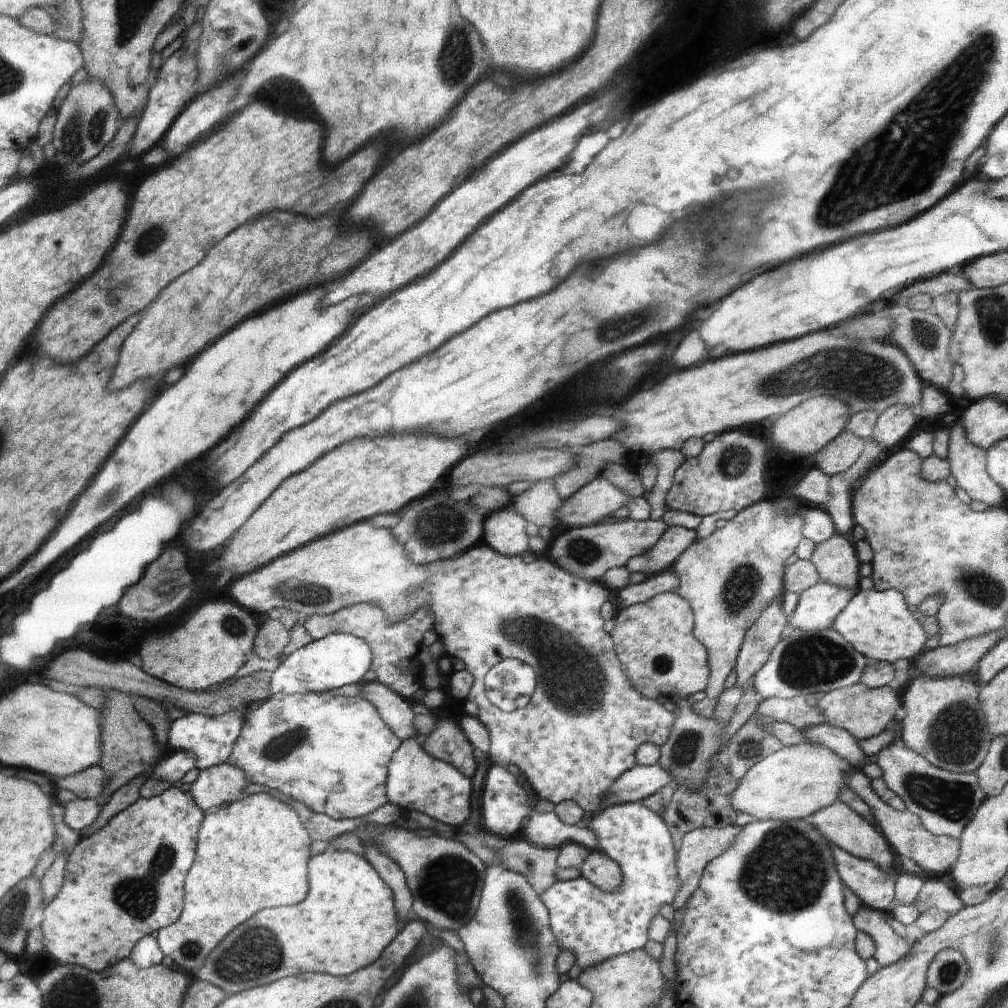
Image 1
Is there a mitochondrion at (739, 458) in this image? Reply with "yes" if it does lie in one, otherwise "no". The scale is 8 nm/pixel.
yes

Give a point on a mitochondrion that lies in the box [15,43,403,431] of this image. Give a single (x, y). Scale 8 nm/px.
(83, 127)

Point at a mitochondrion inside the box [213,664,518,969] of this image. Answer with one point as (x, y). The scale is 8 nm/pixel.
(448, 885)

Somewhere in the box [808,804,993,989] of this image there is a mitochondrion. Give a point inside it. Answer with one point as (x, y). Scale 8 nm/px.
(950, 970)

